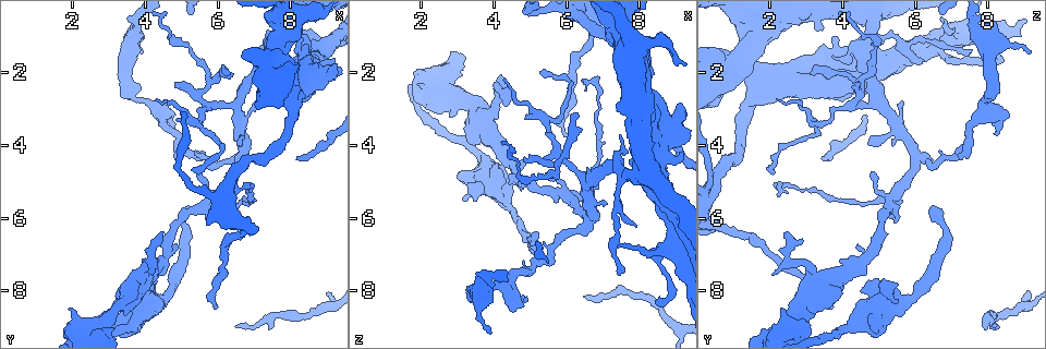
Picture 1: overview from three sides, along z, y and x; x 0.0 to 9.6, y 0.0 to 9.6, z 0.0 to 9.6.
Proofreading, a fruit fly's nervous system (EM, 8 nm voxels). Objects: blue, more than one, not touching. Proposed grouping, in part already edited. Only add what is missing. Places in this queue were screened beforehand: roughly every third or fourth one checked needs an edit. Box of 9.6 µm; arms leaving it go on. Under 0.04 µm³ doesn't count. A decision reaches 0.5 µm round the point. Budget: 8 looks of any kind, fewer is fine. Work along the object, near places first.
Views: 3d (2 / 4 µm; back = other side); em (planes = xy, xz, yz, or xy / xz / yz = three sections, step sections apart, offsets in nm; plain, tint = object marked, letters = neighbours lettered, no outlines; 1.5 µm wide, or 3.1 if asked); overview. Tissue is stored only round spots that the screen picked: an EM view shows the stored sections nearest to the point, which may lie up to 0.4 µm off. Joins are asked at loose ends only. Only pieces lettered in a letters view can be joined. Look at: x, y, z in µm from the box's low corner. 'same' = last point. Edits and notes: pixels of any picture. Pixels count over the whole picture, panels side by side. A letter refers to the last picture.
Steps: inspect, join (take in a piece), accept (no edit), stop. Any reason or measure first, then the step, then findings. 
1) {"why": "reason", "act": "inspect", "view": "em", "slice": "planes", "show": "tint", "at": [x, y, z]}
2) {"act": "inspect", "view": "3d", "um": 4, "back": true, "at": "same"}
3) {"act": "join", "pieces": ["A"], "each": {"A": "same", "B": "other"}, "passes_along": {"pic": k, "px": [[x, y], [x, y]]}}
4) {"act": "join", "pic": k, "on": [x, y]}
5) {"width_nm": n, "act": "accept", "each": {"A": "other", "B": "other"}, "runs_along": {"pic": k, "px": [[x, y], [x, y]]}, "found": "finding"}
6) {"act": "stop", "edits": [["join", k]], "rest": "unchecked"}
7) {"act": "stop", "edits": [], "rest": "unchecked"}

{"why": "long arm stops here", "act": "inspect", "view": "em", "slice": "planes", "show": "letters", "at": [5.20, 5.75, 6.50]}

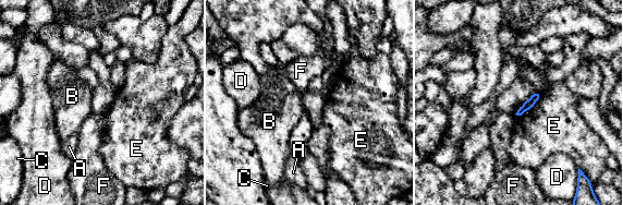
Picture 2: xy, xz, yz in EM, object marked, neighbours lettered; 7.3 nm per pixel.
{"act": "accept", "each": {"A": "other", "B": "other", "C": "other", "D": "other", "E": "other", "F": "other"}, "border": {"pic": 2, "px": [[539, 94], [529, 109], [515, 115]]}, "found": "none of them fits"}

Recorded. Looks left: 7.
{"why": "an open end", "act": "inspect", "view": "em", "slice": "xy", "step": 4, "show": "letters", "at": [8.40, 1.55, 8.35]}

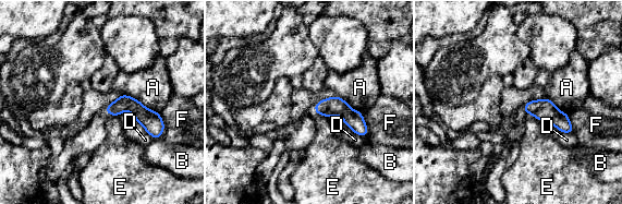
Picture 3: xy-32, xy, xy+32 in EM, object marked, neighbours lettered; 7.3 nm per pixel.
{"act": "inspect", "view": "em", "slice": "planes", "show": "letters", "at": "same"}

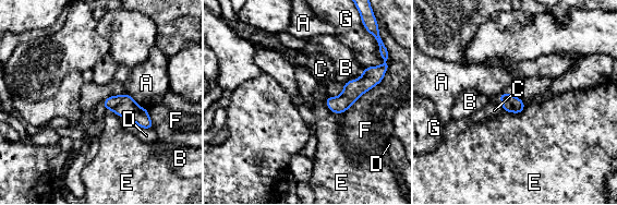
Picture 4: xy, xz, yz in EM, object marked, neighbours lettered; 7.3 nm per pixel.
{"act": "accept", "each": {"A": "other", "B": "other", "C": "other", "D": "other", "E": "other", "F": "other", "G": "other"}, "found": "none of them fits"}

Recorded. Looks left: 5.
{"why": "tapers out", "act": "inspect", "view": "3d", "um": 2, "at": [6.30, 2.05, 3.15]}

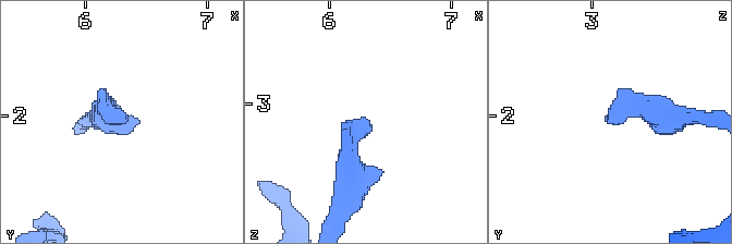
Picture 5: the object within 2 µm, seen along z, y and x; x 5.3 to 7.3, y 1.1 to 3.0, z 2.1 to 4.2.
{"why": "now the EM", "act": "inspect", "view": "em", "slice": "planes", "show": "letters", "at": [6.30, 2.06, 3.16]}

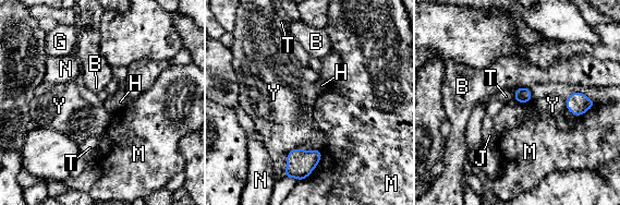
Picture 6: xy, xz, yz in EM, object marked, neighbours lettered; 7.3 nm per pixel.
{"width_nm": 120, "act": "accept", "each": {"B": "other", "G": "other", "H": "other", "J": "other", "M": "other", "N": "other", "T": "other", "Y": "other"}, "border": {"pic": 6, "px": [[296, 146], [287, 155], [284, 172]]}, "found": "none of them fits"}

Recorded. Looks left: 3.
{"act": "stop", "edits": [], "rest": "unchecked"}

